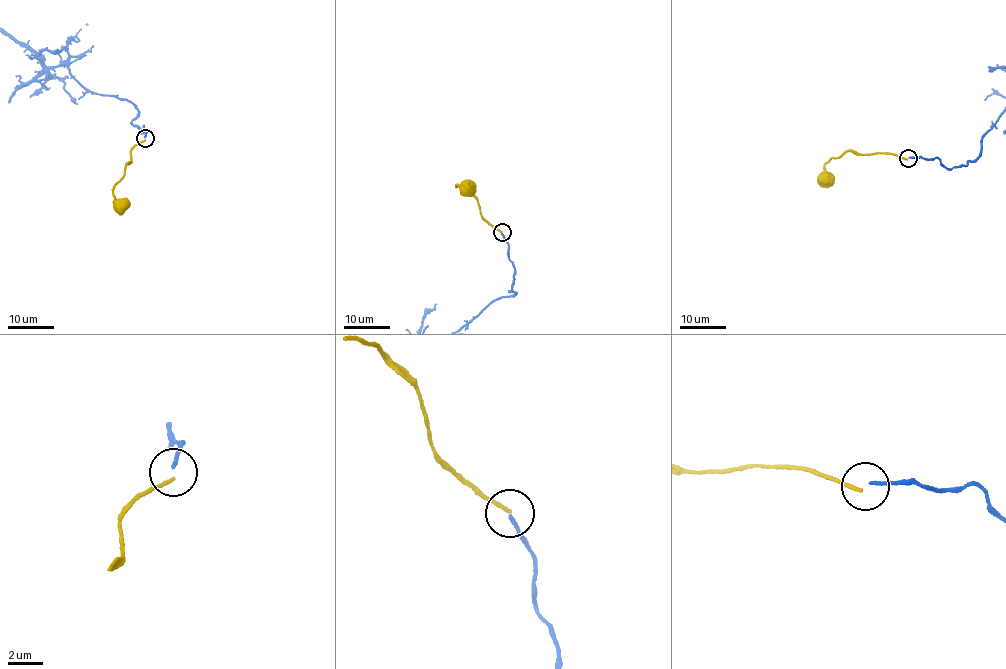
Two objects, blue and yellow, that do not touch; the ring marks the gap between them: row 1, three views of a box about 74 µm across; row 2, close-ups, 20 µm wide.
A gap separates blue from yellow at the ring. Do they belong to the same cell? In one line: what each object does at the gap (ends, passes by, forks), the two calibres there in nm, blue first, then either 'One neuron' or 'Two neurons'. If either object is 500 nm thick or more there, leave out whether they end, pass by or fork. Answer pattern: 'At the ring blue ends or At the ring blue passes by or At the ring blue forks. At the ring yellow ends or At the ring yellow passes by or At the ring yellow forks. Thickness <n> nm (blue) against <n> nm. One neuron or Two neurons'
At the ring blue ends. At the ring yellow ends. Thickness 190 nm (blue) against 190 nm. One neuron

